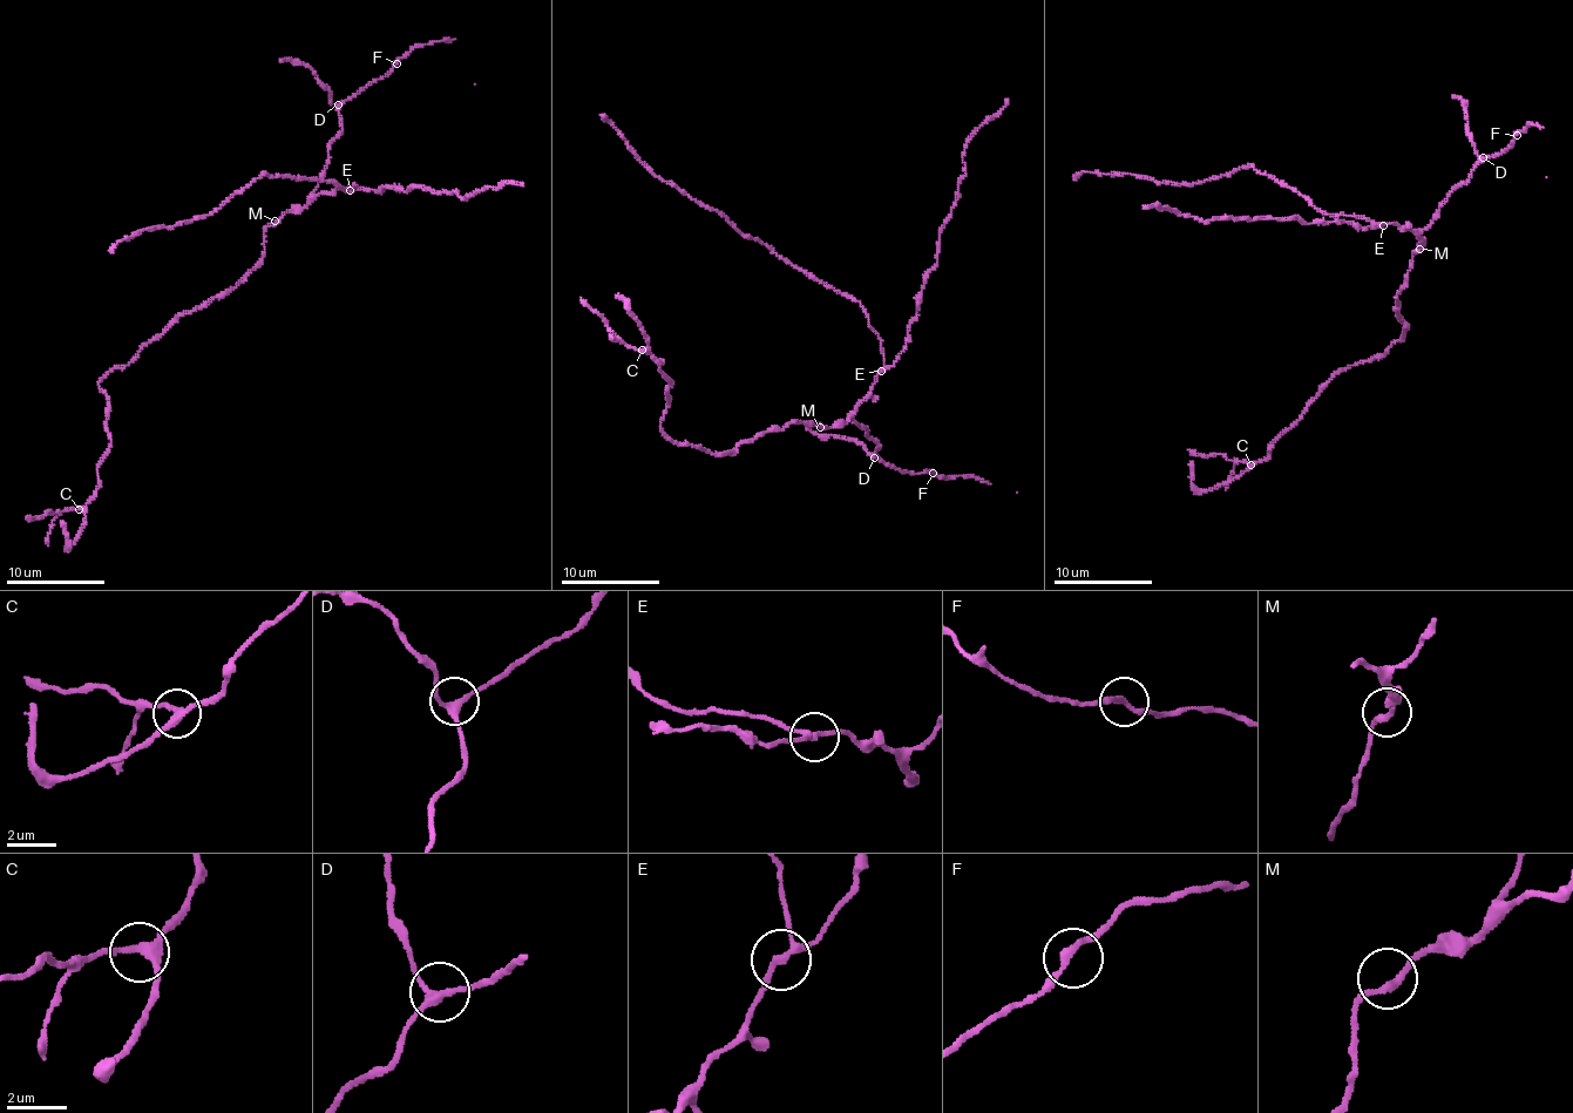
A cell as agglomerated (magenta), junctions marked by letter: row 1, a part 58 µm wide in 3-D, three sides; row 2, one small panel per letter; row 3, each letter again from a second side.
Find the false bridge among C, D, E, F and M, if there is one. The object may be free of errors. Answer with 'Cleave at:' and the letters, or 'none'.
Cleave at: none

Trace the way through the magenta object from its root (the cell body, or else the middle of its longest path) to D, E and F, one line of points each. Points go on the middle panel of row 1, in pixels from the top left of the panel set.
D: (822, 425), (842, 427), (851, 416), (880, 447), (874, 457)
E: (822, 425), (842, 427), (882, 372)
F: (822, 425), (842, 427), (851, 416), (880, 446), (875, 453), (887, 463), (907, 473), (933, 473)

